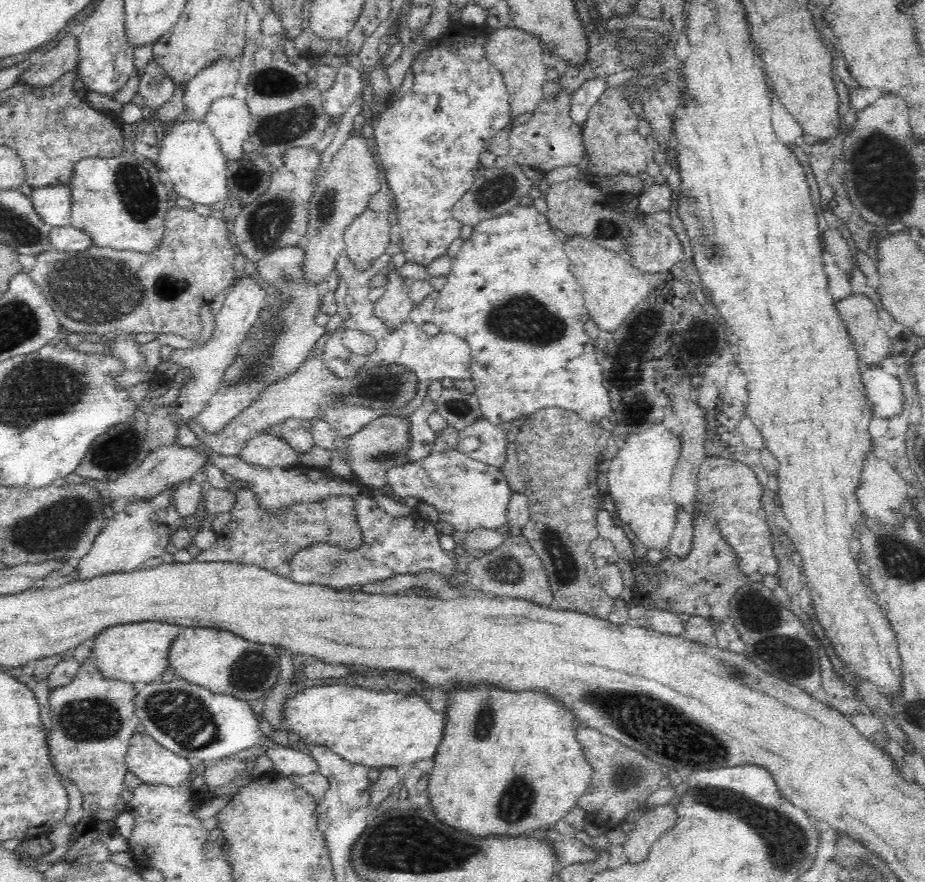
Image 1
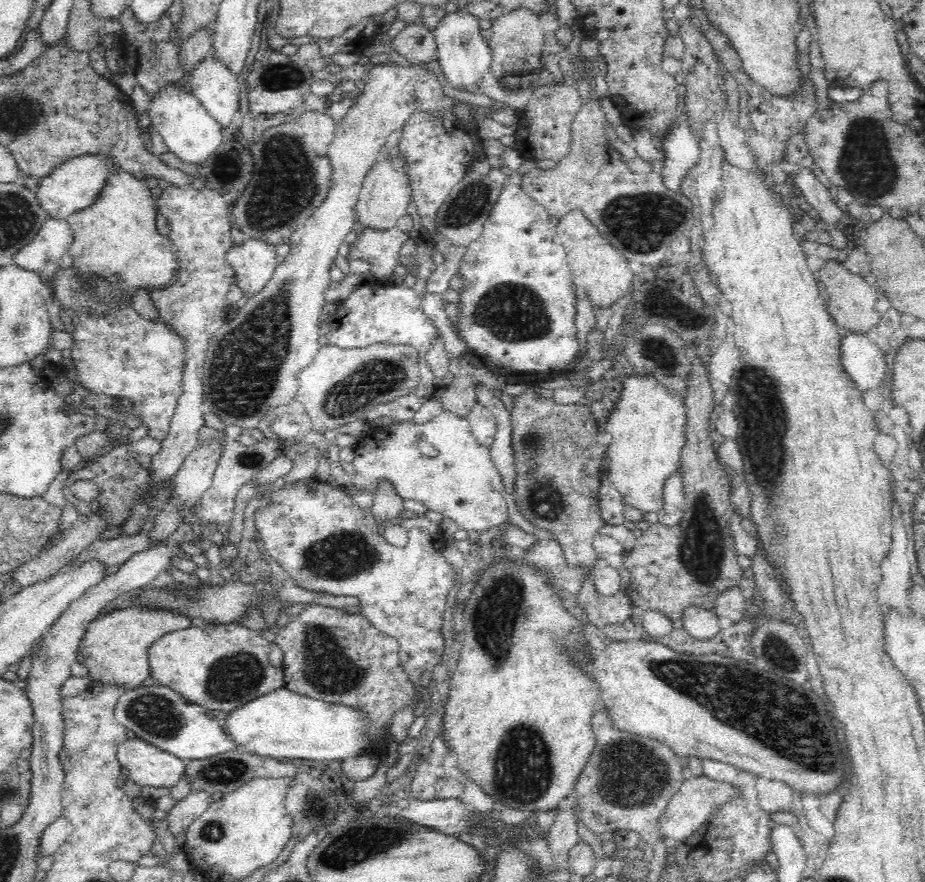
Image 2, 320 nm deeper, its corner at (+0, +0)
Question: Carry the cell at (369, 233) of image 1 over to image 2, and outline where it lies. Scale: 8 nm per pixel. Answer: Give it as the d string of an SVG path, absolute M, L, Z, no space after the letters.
M391 154L388 158L374 164L364 180L355 206L357 225L364 231L369 228L371 231L384 232L396 228L398 220L408 214L406 209L411 200L410 183L403 159L399 154Z

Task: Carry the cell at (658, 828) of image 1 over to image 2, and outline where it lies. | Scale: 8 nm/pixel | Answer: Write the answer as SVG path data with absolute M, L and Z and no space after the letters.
M704 776L688 778L688 780L683 782L680 790L672 796L664 814L659 818L657 837L660 840L672 838L677 842L689 839L700 828L700 825L706 820L708 815L737 792L730 785L715 783Z

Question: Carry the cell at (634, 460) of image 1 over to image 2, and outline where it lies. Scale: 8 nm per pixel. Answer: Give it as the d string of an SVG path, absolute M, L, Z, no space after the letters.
M633 375L624 383L622 400L606 424L610 444L607 448L608 461L605 471L609 473L609 479L614 488L622 495L625 505L640 510L642 514L657 513L664 508L664 484L670 476L678 472L681 454L687 442L685 435L686 412L687 408L682 400L663 388L663 384L656 383L656 380L646 377L646 375Z

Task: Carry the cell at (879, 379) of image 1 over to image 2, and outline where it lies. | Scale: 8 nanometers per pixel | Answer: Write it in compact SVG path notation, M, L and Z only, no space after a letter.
M850 333L842 338L841 360L845 372L858 384L858 388L862 392L868 390L878 390L882 393L889 387L886 373L886 360L884 359L884 351L882 351L876 344L871 342L866 335L858 335Z

